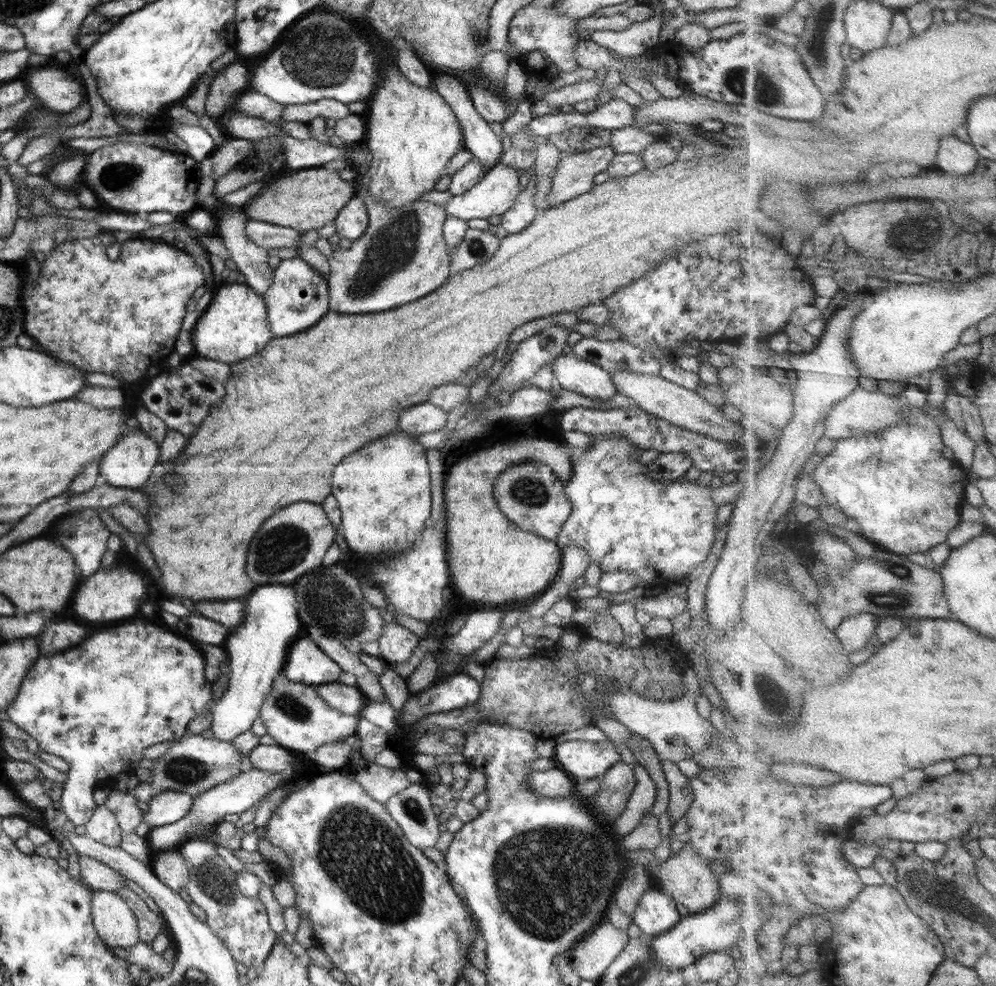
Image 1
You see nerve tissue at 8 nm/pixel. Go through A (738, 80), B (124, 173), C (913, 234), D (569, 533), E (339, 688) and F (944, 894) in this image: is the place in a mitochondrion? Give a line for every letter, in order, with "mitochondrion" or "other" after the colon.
A: mitochondrion
B: mitochondrion
C: mitochondrion
D: other
E: other
F: mitochondrion

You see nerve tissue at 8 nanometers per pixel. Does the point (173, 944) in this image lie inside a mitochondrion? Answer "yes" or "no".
no

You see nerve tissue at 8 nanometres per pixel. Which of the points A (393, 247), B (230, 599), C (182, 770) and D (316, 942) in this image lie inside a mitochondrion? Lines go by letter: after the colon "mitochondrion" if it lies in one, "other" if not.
A: mitochondrion
B: other
C: mitochondrion
D: other

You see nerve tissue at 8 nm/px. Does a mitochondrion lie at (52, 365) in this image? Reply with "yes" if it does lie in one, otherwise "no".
no

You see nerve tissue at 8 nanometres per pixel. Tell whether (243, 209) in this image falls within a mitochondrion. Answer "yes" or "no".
no

